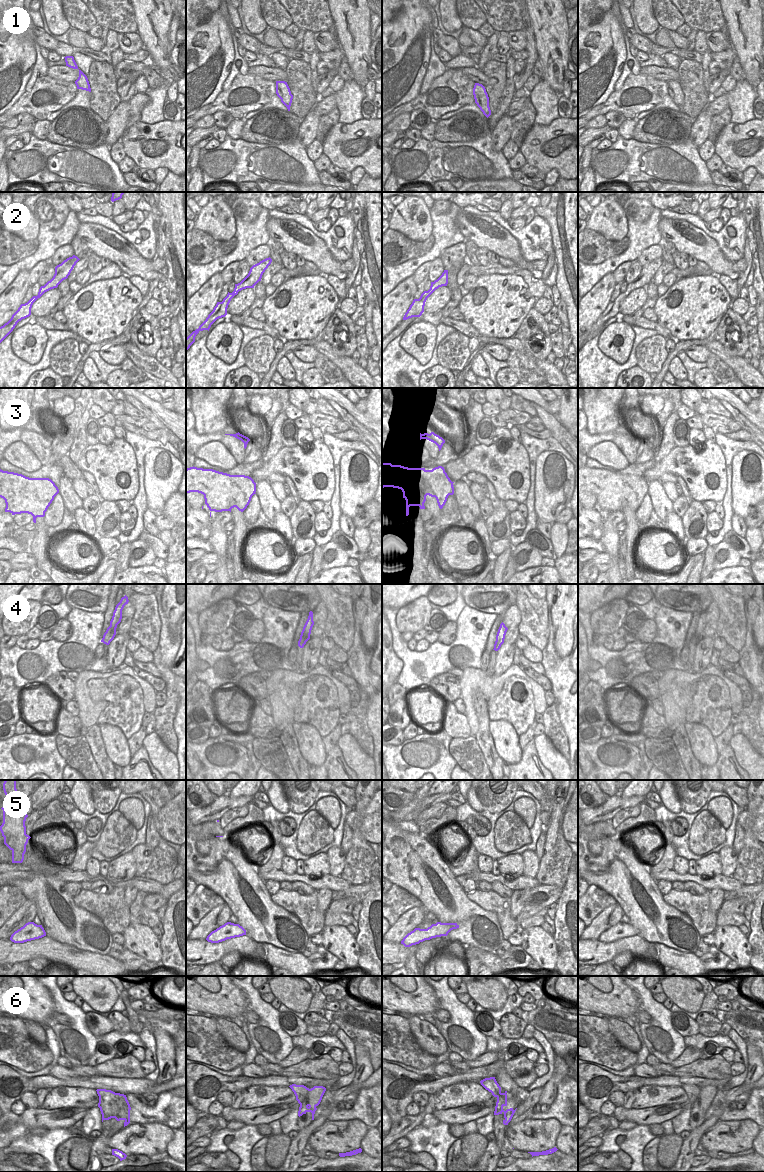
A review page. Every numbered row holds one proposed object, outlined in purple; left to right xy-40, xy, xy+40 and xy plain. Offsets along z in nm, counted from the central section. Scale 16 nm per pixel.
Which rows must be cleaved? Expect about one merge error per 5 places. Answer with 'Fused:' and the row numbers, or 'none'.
Fused: 4

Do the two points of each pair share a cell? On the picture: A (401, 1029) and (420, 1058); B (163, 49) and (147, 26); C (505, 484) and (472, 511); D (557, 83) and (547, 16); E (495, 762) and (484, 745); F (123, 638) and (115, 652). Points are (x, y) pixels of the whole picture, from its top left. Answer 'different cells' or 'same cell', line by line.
A: same cell
B: same cell
C: different cells
D: same cell
E: same cell
F: same cell

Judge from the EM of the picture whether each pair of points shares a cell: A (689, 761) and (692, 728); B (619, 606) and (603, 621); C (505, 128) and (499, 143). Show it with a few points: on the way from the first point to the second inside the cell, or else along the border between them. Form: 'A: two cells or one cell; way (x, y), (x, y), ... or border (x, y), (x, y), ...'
A: two cells; border (685, 723), (692, 752), (700, 761)
B: one cell; way (615, 610), (607, 618)
C: one cell; way (502, 132), (499, 139)

